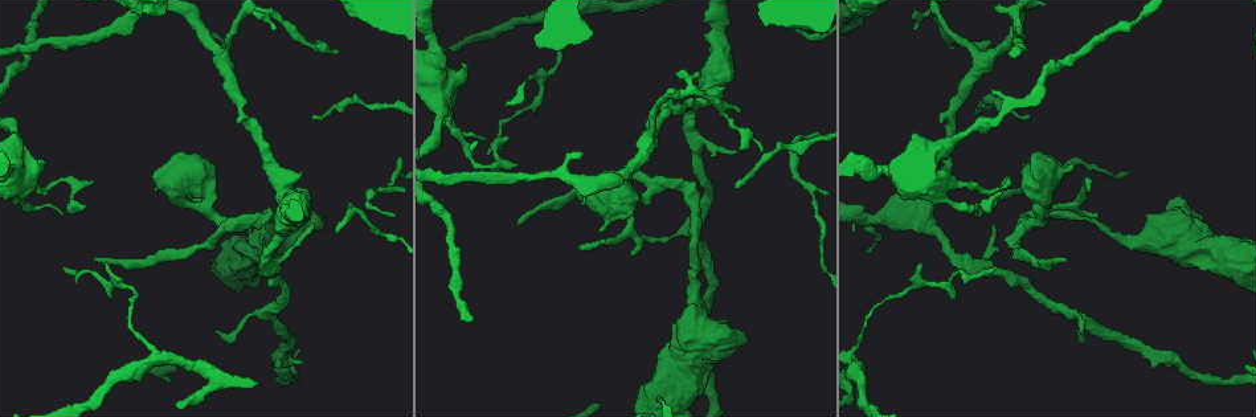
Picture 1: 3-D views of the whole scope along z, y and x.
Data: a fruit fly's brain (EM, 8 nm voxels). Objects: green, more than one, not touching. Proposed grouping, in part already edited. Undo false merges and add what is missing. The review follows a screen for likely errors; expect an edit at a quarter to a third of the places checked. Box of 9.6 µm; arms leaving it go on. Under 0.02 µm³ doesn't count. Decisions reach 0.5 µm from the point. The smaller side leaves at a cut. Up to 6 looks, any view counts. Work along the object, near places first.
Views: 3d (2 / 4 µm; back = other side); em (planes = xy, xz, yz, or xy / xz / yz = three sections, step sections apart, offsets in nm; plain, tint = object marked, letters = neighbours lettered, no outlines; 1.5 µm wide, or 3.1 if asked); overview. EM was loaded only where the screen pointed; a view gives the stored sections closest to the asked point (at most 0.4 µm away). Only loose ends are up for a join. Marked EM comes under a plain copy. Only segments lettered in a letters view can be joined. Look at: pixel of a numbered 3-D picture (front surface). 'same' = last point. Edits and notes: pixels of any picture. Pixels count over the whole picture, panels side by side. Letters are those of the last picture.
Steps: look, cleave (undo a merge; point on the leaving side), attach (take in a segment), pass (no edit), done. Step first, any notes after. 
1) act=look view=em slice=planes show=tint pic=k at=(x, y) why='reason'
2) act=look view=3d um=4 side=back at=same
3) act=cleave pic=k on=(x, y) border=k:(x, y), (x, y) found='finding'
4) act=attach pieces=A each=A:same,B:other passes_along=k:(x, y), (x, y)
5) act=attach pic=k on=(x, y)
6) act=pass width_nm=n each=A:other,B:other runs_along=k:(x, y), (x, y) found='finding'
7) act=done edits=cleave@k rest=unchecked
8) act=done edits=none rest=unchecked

act=look view=3d um=4 side=back pic=1 at=(762, 151) why='tapers out'

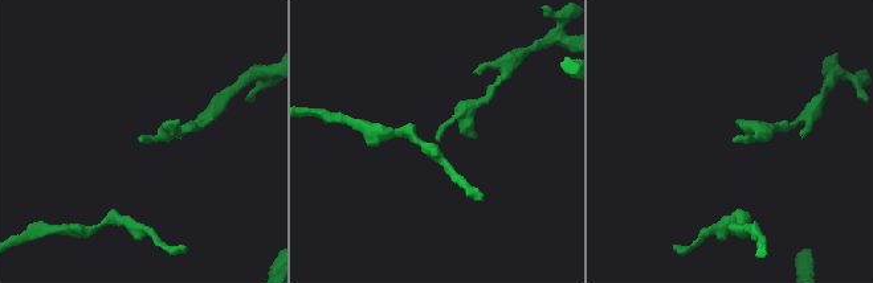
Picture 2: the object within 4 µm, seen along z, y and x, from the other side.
act=look view=em slice=xy step=8 show=tint pic=2 at=(140, 140)

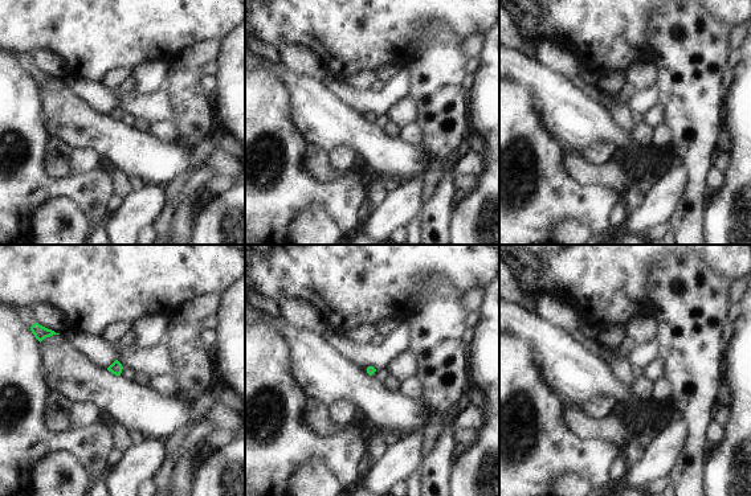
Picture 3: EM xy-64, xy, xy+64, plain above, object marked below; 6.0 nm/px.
act=look view=em slice=planes show=letters at=same

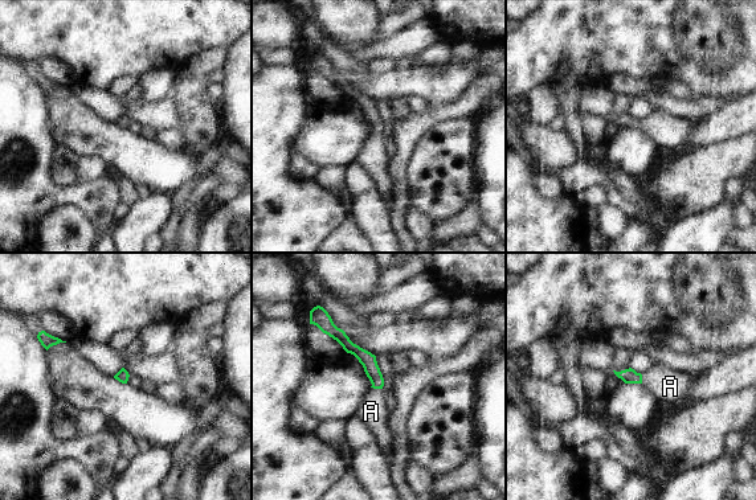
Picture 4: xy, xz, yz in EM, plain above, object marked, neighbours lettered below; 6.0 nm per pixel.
act=attach pieces=A longest_contact=A:70nm each=A:same passes_along=4:(368, 360), (376, 388), (371, 412) found='it goes on there'

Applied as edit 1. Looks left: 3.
act=look view=overview

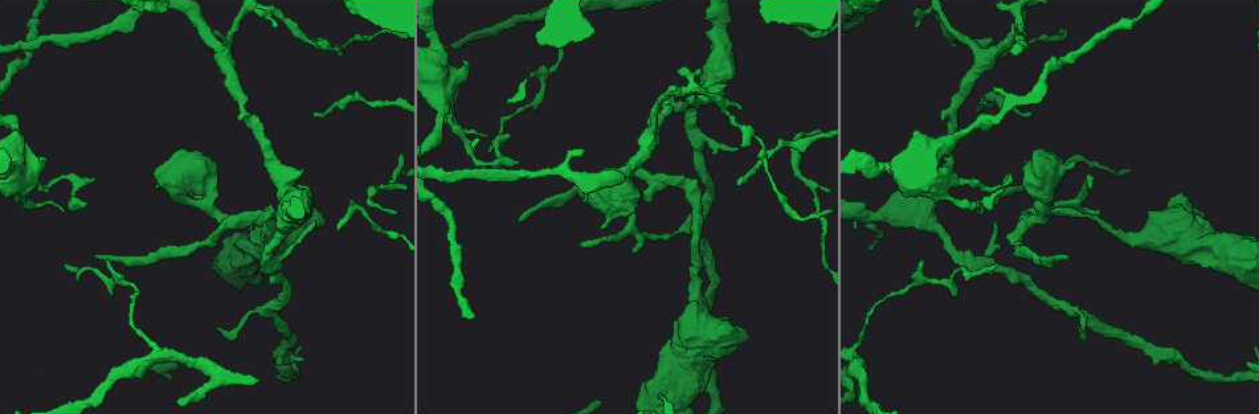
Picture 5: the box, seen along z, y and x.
act=look view=em slice=planes show=tint pic=5 at=(207, 206) why='three-way junction'

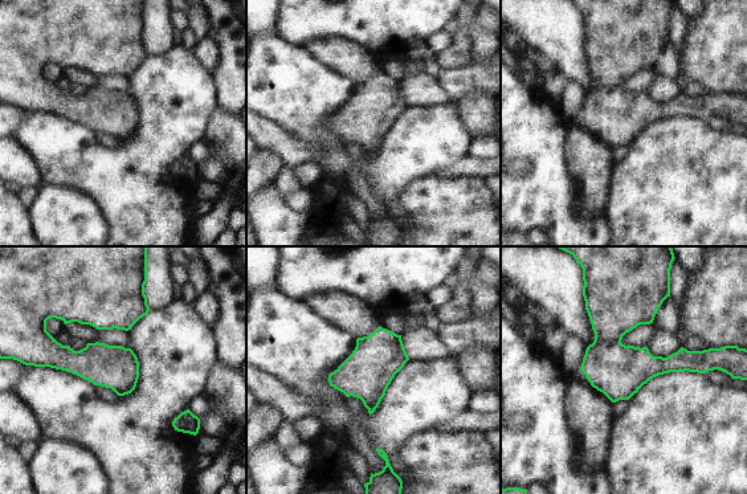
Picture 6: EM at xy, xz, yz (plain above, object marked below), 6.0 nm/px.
act=look view=em slice=planes show=letters at=same

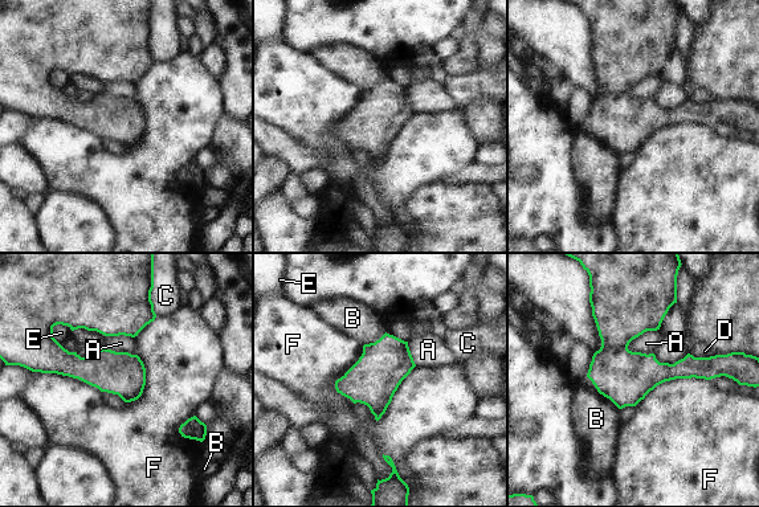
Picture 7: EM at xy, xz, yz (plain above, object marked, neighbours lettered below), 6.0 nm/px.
act=pass each=A:other,B:other,C:other,D:other,E:other,F:other border=7:(709, 379), (665, 380), (635, 405) found='one neuron here'

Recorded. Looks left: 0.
act=done edits=attach@4 rest=unchecked

